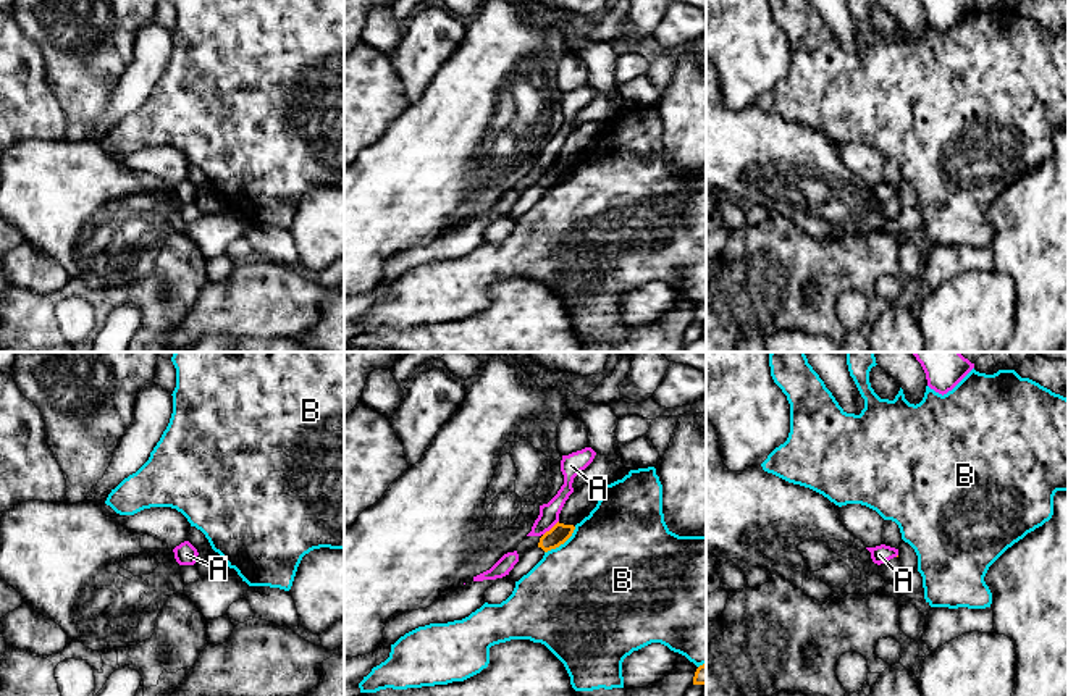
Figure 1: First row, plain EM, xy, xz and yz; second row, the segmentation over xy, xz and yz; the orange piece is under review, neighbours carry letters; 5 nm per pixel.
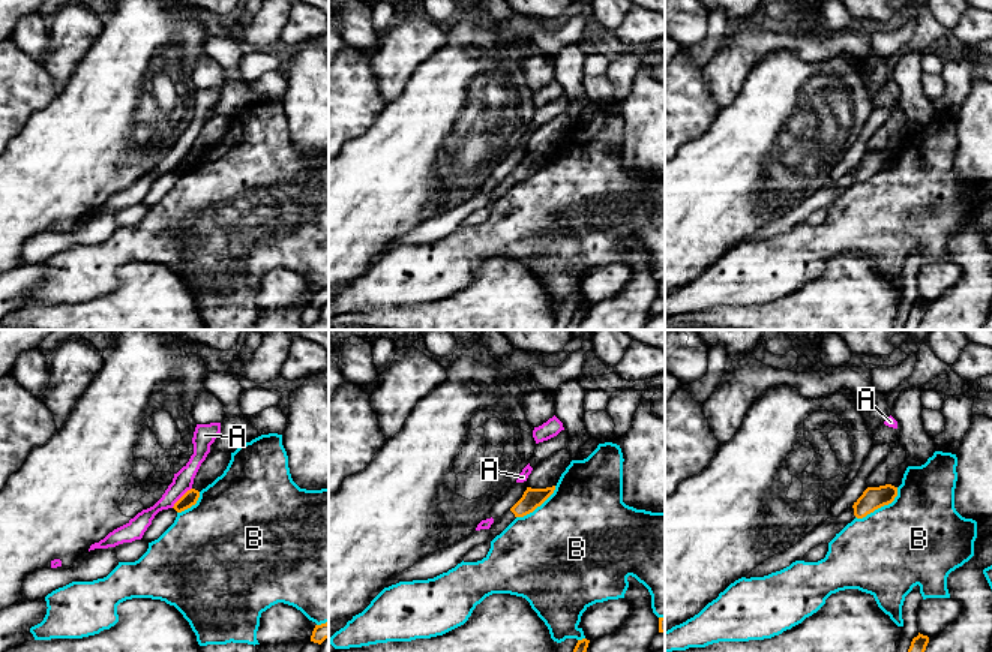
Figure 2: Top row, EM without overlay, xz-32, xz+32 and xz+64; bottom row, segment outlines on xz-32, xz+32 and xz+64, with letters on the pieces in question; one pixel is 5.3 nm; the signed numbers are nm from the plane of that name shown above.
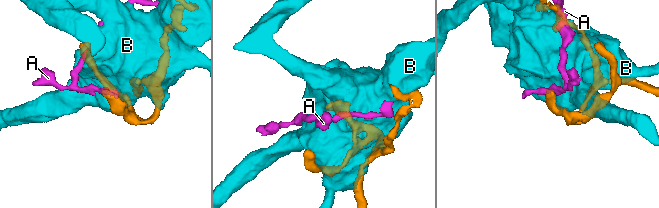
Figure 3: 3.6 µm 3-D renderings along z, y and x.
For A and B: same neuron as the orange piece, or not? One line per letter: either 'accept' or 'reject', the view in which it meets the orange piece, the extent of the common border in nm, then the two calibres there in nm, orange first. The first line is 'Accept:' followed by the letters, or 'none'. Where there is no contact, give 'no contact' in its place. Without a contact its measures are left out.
Accept: none
A: reject; meets orange in xz; contact 110 nm long; 100 nm thick on the orange side, 100 nm on the other
B: reject; meets orange in xz; contact 200 nm long; 100 nm thick on the orange side, 480 nm on the other

